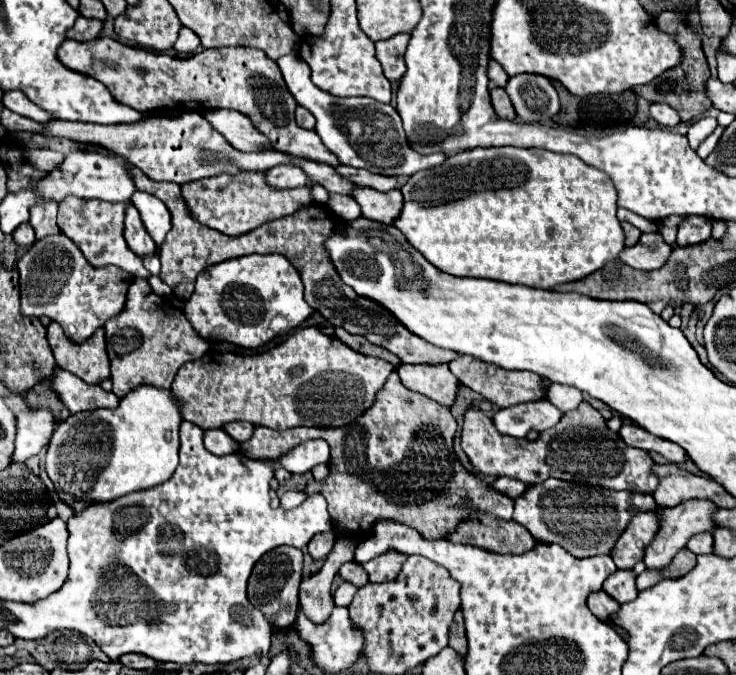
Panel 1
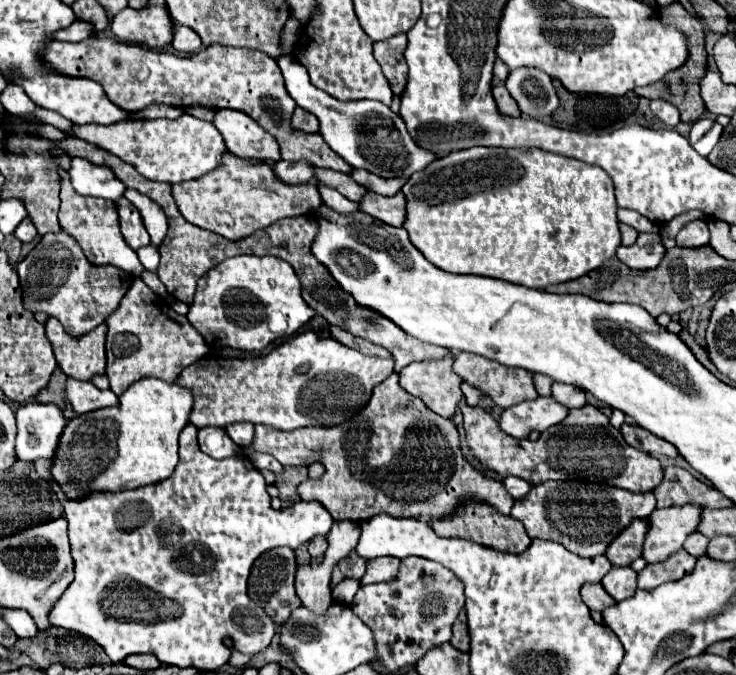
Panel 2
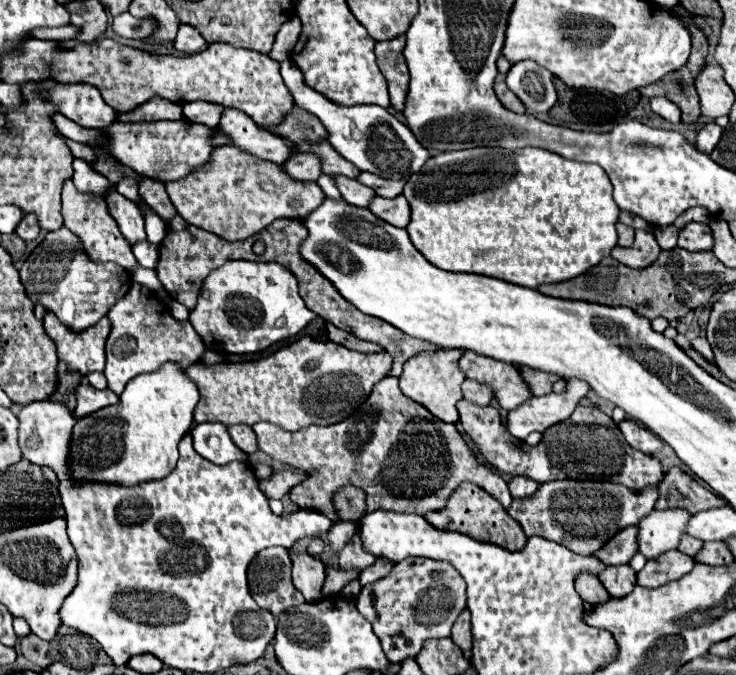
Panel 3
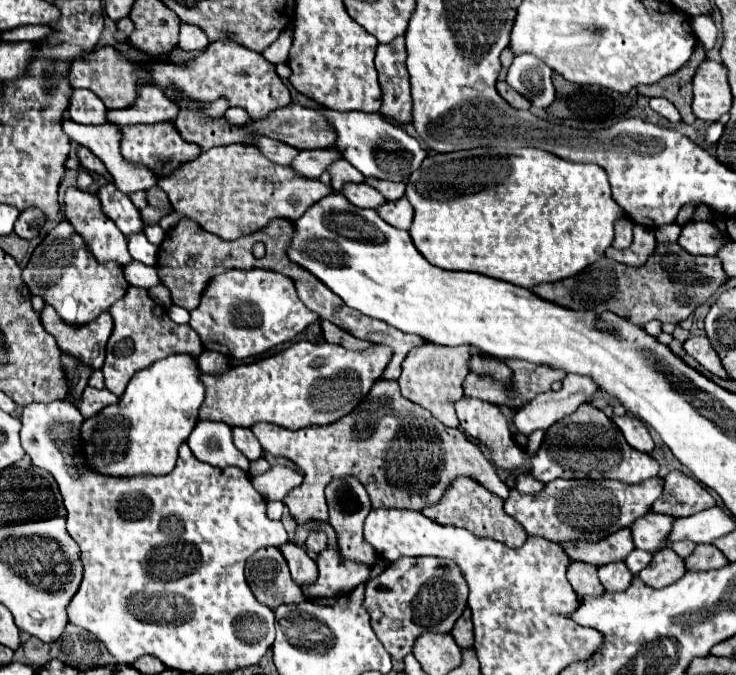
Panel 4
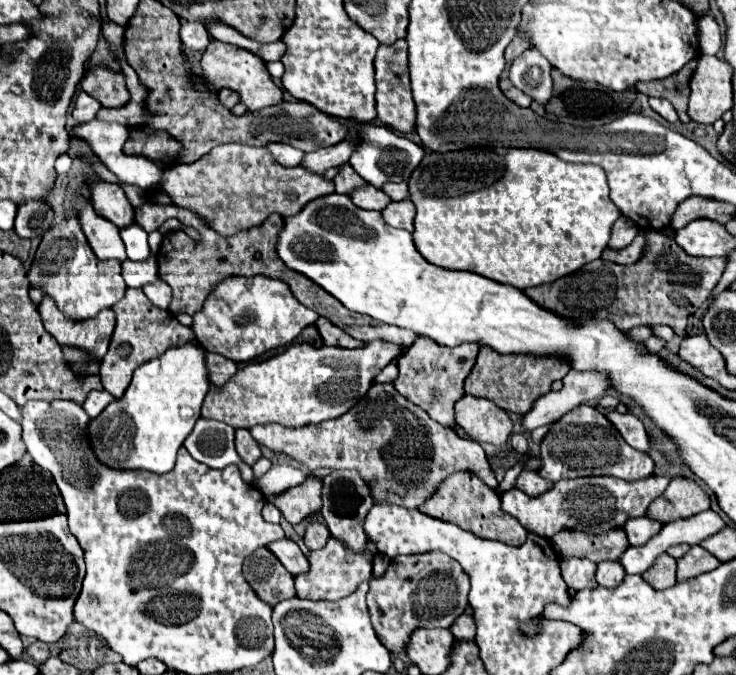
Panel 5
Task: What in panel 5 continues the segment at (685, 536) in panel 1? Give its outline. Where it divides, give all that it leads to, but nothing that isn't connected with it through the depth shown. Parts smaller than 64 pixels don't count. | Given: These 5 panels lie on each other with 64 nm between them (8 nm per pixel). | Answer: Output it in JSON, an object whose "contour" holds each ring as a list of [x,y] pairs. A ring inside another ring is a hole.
{"contour":[[[642,516],[642,518],[632,518],[632,520],[628,520],[628,524],[624,524],[622,530],[626,532],[628,542],[634,544],[634,546],[638,546],[638,544],[648,542],[660,528],[662,528],[660,522],[650,520],[648,516]]]}

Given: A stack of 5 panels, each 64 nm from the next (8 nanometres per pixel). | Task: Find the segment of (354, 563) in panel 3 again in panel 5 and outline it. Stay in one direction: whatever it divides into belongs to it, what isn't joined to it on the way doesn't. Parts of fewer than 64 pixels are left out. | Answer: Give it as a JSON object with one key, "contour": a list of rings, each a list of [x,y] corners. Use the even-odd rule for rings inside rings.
{"contour":[[[352,470],[344,472],[332,472],[322,480],[322,518],[326,520],[326,526],[330,534],[344,542],[346,548],[354,552],[362,552],[366,548],[366,534],[364,534],[364,518],[372,506],[372,496],[368,484],[364,484],[362,476]]]}

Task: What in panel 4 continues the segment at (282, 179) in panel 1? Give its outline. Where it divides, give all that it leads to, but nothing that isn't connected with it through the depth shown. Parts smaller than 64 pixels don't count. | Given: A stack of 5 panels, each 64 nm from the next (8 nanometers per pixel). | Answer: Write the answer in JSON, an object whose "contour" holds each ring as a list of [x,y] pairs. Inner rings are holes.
{"contour":[[[332,146],[328,150],[302,150],[294,158],[292,168],[296,172],[300,172],[302,176],[320,178],[320,174],[328,168],[328,164],[336,162],[338,158],[342,158],[342,156],[340,156],[340,152],[336,152],[336,146]]]}

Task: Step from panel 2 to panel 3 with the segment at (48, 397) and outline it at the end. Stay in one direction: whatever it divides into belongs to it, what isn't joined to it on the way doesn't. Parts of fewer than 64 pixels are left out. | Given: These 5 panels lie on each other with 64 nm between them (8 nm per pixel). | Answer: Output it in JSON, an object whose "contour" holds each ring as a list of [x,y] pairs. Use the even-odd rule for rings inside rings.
{"contour":[[[60,364],[58,368],[58,390],[54,392],[52,400],[66,404],[70,410],[76,408],[76,384],[80,384],[84,380],[84,376],[80,376],[80,372],[68,372],[68,368],[64,368],[64,364]]]}

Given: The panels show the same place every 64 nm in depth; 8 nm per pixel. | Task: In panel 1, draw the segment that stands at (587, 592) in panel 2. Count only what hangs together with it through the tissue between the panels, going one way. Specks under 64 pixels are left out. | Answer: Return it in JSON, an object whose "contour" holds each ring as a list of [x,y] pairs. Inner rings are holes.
{"contour":[[[600,590],[600,592],[592,592],[592,596],[588,596],[588,608],[600,620],[610,622],[610,614],[614,614],[620,608],[620,604],[614,598],[610,598],[604,590]]]}

